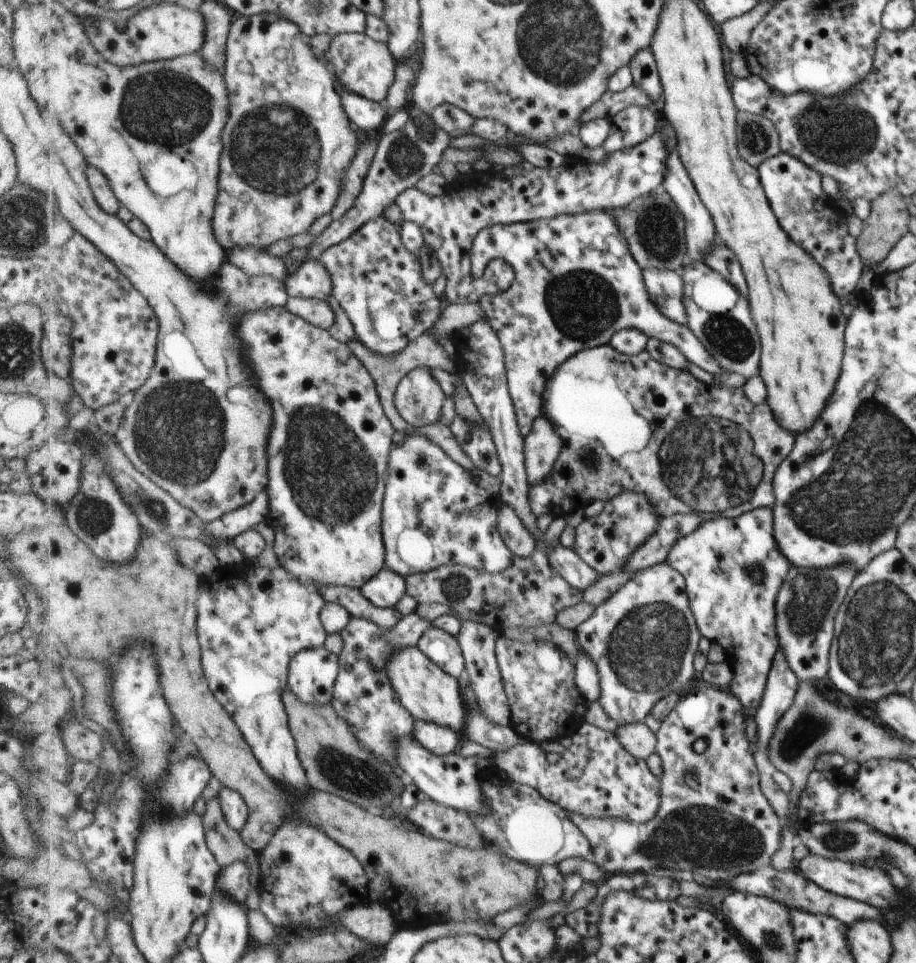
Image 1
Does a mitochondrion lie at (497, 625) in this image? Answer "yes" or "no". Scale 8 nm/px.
no

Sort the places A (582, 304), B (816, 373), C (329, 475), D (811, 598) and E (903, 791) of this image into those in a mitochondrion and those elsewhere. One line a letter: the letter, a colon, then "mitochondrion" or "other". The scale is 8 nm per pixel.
A: mitochondrion
B: other
C: mitochondrion
D: mitochondrion
E: other

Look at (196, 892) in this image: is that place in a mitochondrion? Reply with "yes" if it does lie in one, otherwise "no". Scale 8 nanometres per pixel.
no

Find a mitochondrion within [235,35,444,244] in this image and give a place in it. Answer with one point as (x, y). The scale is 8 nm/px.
(405, 157)

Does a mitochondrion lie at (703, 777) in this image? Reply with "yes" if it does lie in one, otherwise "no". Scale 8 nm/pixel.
no

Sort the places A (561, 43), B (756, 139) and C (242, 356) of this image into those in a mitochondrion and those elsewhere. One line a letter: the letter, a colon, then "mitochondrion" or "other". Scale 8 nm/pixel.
A: mitochondrion
B: mitochondrion
C: other

